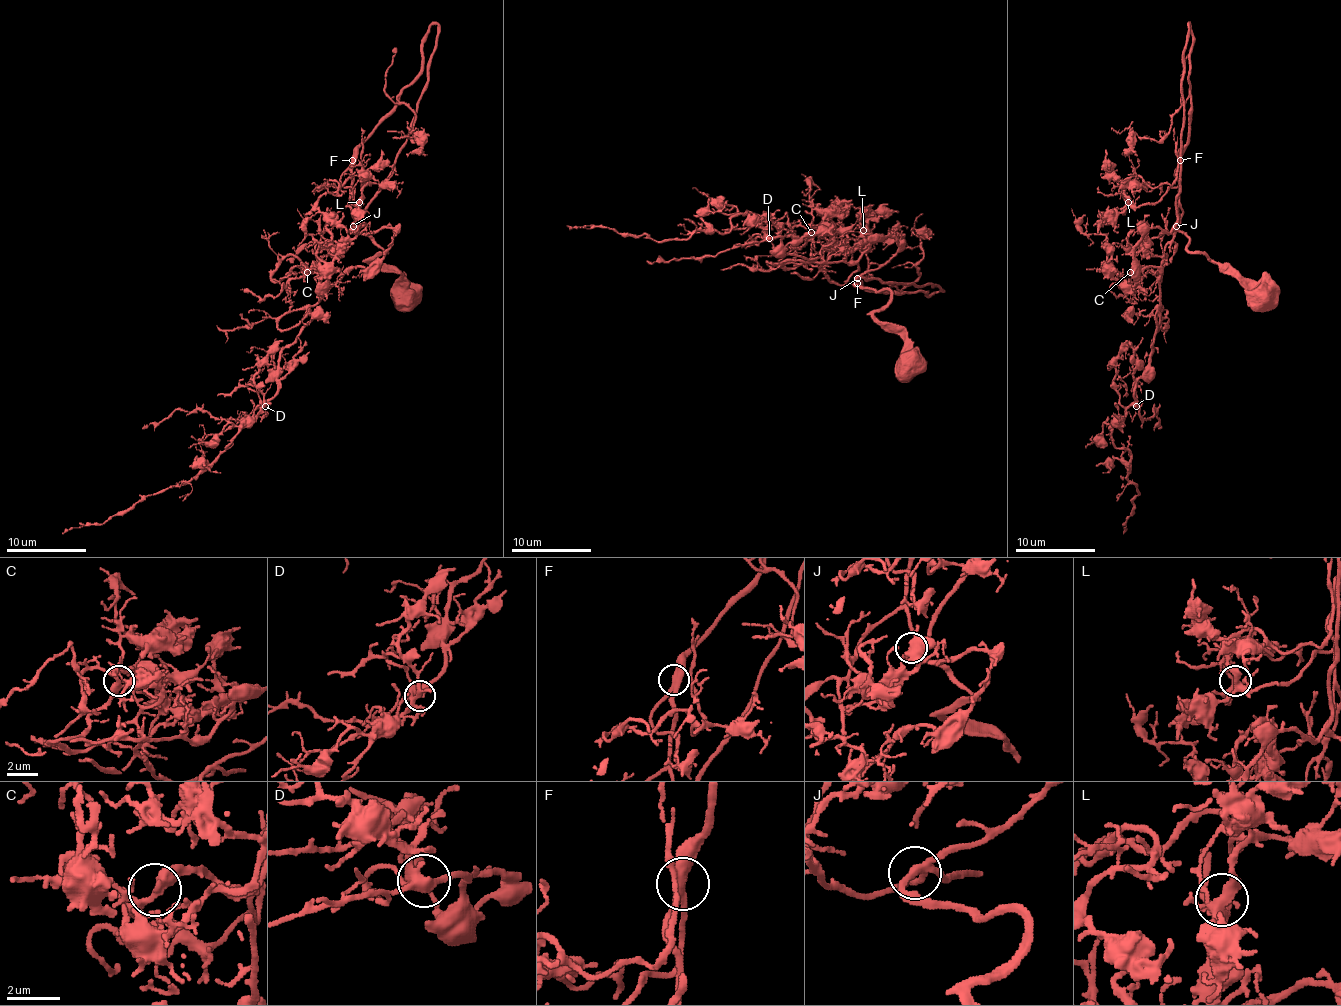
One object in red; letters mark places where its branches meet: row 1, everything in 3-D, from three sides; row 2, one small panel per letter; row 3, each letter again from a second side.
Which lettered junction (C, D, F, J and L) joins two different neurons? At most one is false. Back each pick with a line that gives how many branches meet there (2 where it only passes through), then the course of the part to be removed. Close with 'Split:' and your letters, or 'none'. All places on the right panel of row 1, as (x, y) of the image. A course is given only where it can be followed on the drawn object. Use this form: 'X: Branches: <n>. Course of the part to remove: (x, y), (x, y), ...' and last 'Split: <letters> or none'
Split: none

